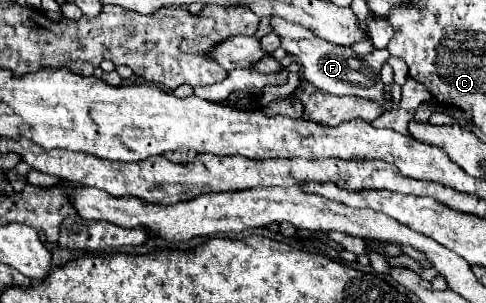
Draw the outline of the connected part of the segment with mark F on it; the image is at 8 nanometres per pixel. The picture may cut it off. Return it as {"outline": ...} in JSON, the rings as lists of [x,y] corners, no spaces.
{"outline":[[[271,18],[271,28],[275,34],[279,34],[281,46],[287,50],[287,54],[301,58],[299,64],[303,68],[303,78],[309,80],[319,90],[335,94],[335,96],[353,94],[353,96],[369,98],[369,100],[375,100],[383,110],[393,108],[391,102],[383,102],[383,82],[379,76],[381,66],[389,58],[387,50],[373,50],[367,56],[359,56],[351,48],[335,46],[323,38],[317,38],[315,34],[311,34],[311,30],[307,30],[303,26],[295,26],[293,22],[287,22],[283,18]]]}

